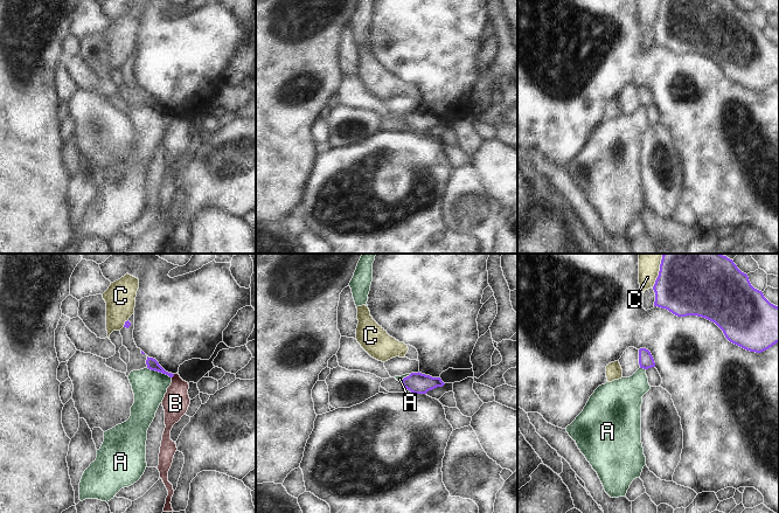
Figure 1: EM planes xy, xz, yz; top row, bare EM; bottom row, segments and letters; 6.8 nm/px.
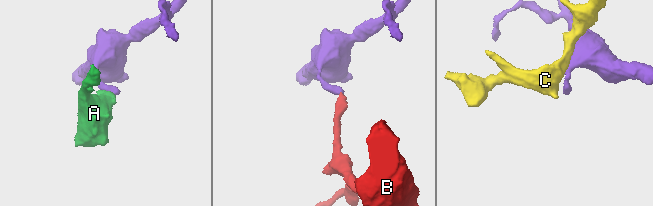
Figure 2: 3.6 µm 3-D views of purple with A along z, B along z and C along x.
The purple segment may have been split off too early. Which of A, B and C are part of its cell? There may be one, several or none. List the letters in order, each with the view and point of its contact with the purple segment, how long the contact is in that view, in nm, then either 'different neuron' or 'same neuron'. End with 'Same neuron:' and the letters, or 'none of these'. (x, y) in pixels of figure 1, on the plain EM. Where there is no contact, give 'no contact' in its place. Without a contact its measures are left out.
A: xy (159, 110) | 180 nm | different neuron
B: xy (173, 113) | 40 nm | different neuron
C: yz (659, 13) | 200 nm | different neuron
Same neuron: none of these

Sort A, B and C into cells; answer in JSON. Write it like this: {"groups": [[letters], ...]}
{"groups": [["A"], ["B"], ["C"]]}

